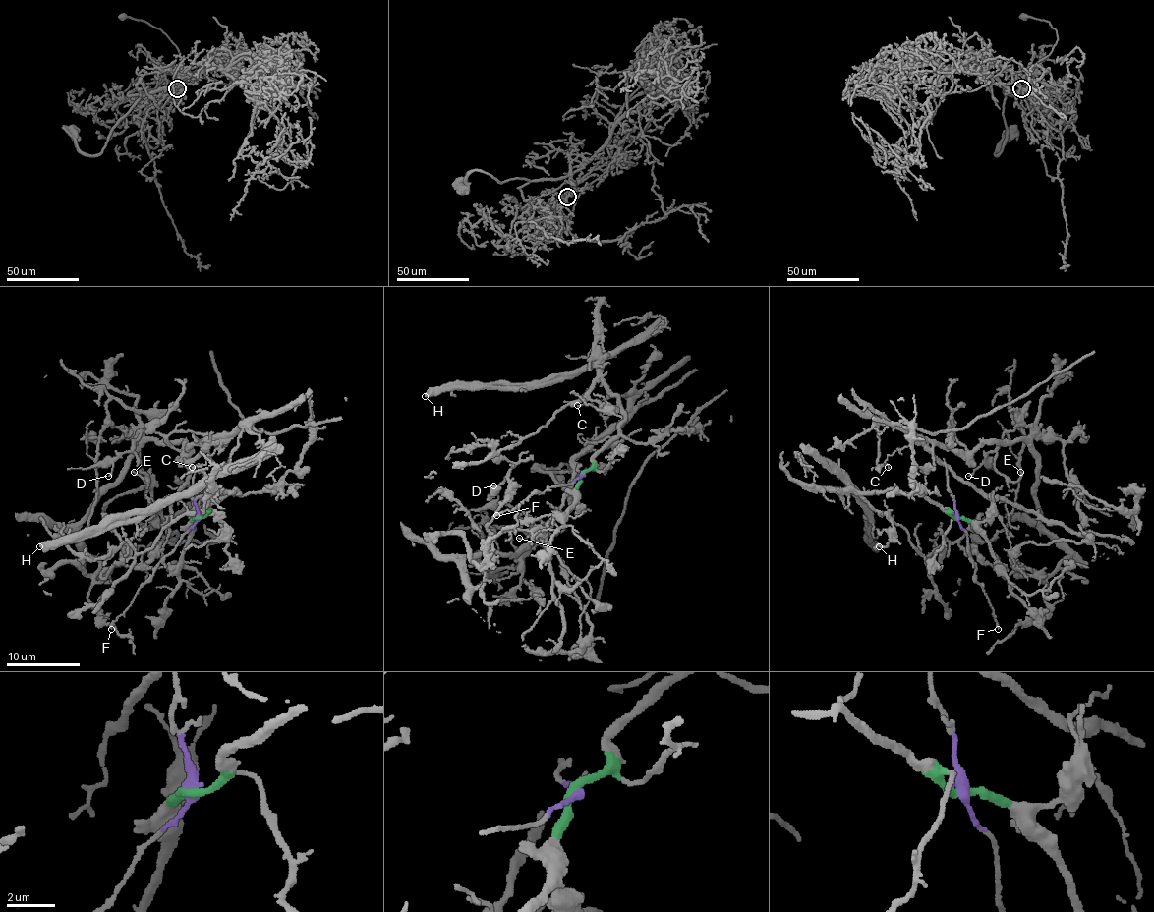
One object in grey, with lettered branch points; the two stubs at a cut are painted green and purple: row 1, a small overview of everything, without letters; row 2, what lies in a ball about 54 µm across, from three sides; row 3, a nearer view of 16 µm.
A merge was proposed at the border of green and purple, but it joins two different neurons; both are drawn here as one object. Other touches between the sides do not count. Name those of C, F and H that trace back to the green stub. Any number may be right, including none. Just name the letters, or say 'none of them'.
H

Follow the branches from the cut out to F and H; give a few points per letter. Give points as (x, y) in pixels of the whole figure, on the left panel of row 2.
F: (198, 517), (158, 563), (111, 629)
H: (198, 517), (230, 493), (238, 493), (198, 485), (145, 508), (111, 513), (100, 525), (45, 541), (39, 546)

